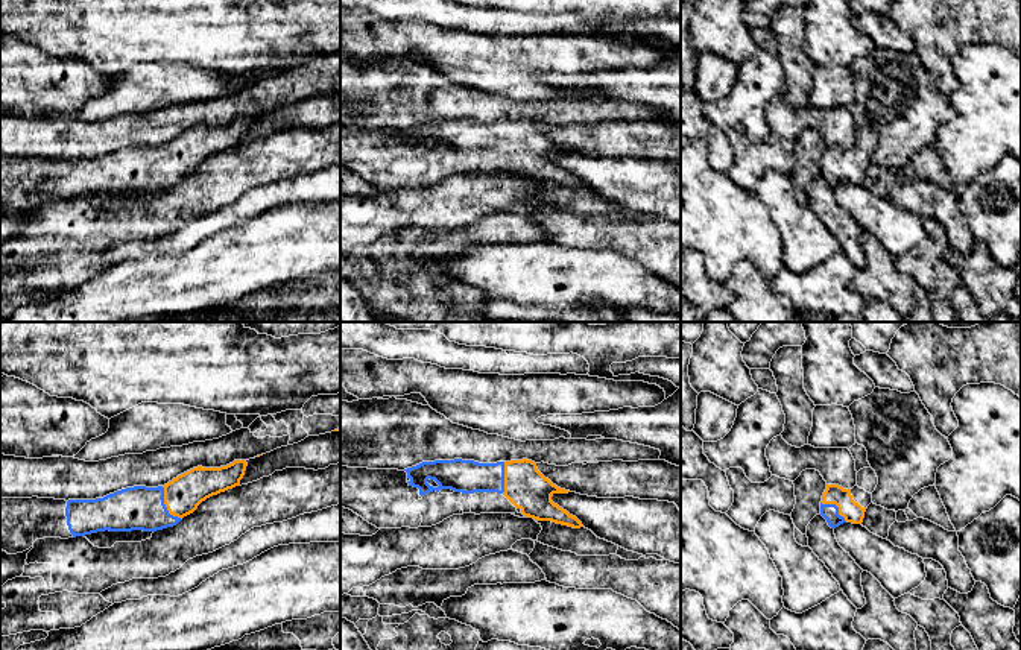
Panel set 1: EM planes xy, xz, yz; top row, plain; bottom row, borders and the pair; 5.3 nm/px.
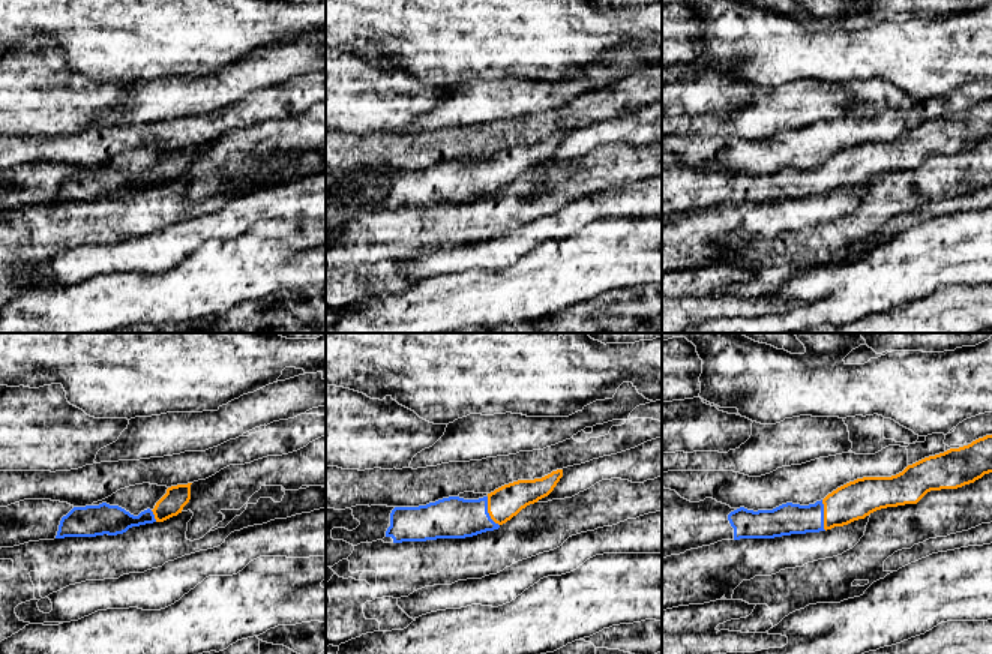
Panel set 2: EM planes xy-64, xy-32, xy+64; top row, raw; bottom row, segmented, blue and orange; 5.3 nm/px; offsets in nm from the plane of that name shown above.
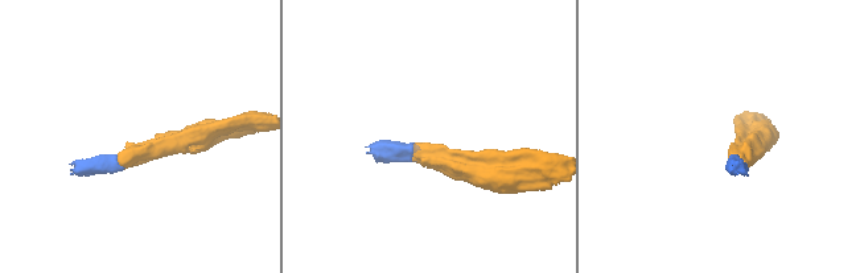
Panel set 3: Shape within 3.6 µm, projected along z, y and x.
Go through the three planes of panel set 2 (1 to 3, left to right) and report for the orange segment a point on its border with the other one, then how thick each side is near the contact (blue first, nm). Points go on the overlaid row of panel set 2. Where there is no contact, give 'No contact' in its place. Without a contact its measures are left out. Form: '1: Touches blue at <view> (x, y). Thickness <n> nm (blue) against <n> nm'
1: Touches blue at xy-64 (153, 516). Thickness 160 nm (blue) against 120 nm
2: Touches blue at xy-32 (486, 512). Thickness 220 nm (blue) against 170 nm
3: Touches blue at xy+64 (823, 515). Thickness 170 nm (blue) against 200 nm

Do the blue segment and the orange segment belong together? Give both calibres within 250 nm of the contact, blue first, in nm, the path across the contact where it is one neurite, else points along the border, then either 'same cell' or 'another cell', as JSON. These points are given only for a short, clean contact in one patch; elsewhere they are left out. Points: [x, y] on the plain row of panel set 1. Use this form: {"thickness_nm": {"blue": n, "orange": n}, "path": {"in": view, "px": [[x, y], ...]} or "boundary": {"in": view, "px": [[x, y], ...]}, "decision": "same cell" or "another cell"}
{"thickness_nm": {"blue": 240, "orange": 200}, "path": {"in": "xy", "px": [[139, 167], [164, 166], [183, 155]]}, "decision": "same cell"}

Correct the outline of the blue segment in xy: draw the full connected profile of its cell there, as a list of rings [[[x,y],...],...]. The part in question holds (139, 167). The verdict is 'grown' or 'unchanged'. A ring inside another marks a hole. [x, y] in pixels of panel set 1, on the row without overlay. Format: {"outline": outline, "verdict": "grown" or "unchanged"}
{"outline": [[[246,120],[220,128],[193,128],[164,146],[134,146],[96,159],[0,158],[0,210],[17,214],[29,210],[36,199],[76,197],[97,191],[156,191],[176,185],[207,158],[240,144]]], "verdict": "grown"}

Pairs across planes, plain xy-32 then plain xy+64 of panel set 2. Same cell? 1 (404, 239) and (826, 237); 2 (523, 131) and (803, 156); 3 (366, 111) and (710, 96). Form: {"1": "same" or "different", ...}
{"1": "same", "2": "same", "3": "same"}

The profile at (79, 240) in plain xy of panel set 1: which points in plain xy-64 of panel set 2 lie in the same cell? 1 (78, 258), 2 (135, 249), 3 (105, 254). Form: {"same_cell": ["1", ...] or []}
{"same_cell": []}

